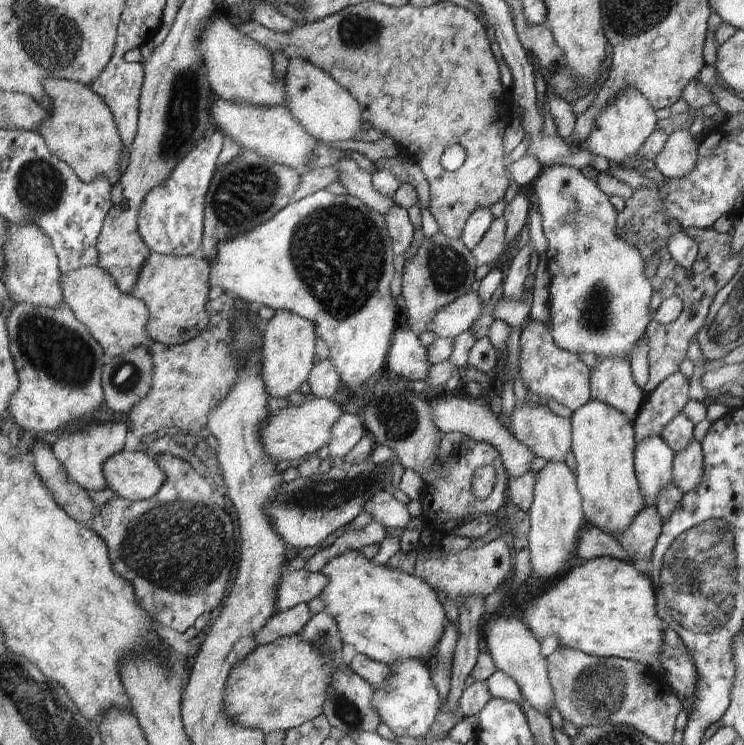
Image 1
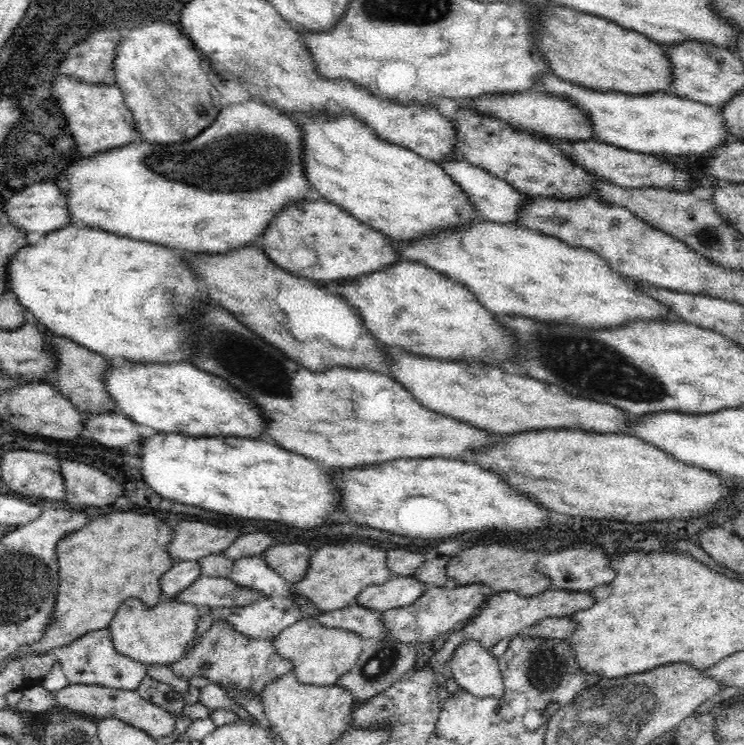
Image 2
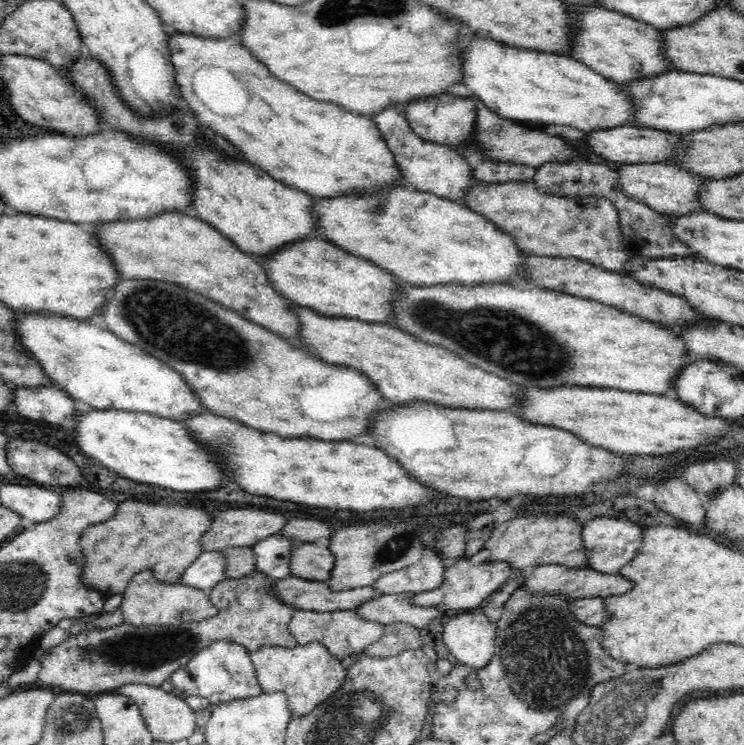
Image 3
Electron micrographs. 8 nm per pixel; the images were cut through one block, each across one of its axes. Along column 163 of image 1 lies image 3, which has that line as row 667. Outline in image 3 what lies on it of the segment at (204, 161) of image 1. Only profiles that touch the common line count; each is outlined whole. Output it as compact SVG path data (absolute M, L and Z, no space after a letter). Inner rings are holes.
M218 640L218 642L210 644L208 648L203 648L186 663L186 666L178 668L169 680L179 695L183 693L184 696L202 696L214 705L258 696L263 692L255 673L255 666L251 661L251 655L243 646L236 644L233 640Z

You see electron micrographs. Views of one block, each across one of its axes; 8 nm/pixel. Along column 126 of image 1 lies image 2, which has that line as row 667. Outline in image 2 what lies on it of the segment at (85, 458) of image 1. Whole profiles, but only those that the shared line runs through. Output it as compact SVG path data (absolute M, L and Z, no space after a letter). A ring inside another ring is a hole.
M554 585L546 589L545 592L538 594L538 596L532 596L532 598L521 596L518 592L498 592L491 596L484 610L476 618L473 618L470 624L462 628L459 627L459 631L450 636L442 648L432 656L426 667L430 667L434 671L436 664L450 660L456 647L466 639L478 640L484 647L492 649L502 638L515 637L518 633L536 624L539 620L551 616L573 616L576 612L591 608L594 604L595 597L591 594L591 590L588 592L569 592L569 590L558 589Z

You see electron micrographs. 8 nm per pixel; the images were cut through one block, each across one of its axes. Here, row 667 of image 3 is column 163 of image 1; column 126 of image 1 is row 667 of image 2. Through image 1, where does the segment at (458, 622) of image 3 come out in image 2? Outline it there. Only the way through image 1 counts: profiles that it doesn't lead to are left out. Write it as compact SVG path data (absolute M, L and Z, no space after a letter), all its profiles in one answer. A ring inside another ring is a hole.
M466 639L459 644L449 660L454 680L476 697L497 699L504 692L504 679L498 659L492 649L484 647L480 641Z

